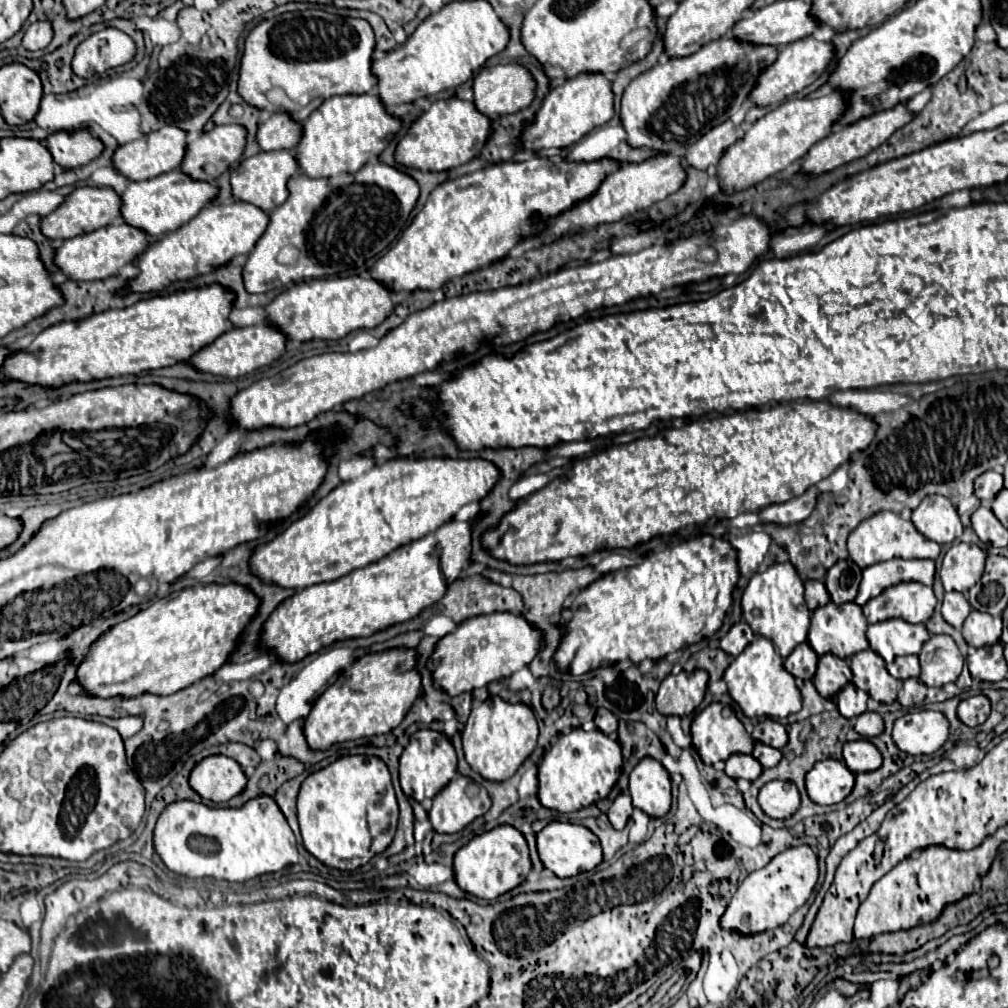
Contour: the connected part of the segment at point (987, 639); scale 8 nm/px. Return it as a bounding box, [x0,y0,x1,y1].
[963,611,1001,647]

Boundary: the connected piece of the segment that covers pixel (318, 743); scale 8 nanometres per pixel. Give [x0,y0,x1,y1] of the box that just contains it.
[303,647,421,749]

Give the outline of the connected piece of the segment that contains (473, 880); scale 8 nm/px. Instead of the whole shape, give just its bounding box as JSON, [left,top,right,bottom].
[453,825,531,899]

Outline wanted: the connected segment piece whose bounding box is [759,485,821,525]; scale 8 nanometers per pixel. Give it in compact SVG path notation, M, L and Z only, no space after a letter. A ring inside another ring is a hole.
M813 485L799 497L793 497L785 503L777 503L777 505L769 505L769 507L761 509L759 511L761 521L763 523L781 523L781 525L801 523L813 513L819 495L821 495L821 491Z

